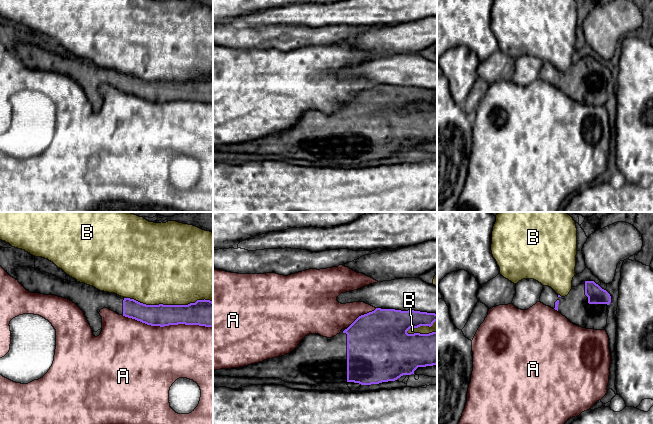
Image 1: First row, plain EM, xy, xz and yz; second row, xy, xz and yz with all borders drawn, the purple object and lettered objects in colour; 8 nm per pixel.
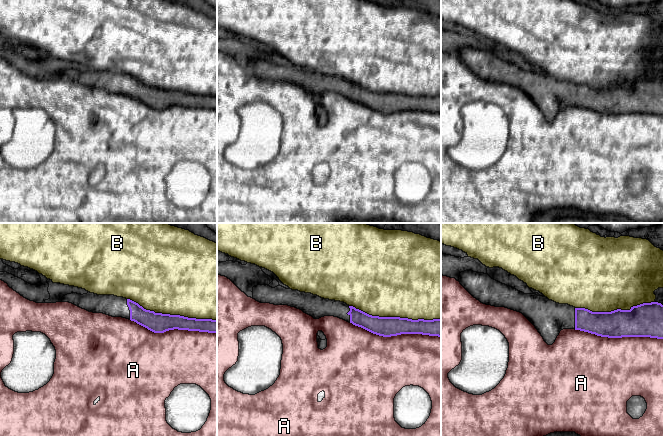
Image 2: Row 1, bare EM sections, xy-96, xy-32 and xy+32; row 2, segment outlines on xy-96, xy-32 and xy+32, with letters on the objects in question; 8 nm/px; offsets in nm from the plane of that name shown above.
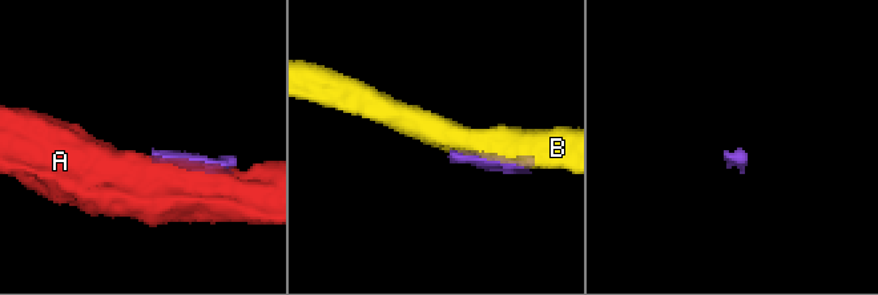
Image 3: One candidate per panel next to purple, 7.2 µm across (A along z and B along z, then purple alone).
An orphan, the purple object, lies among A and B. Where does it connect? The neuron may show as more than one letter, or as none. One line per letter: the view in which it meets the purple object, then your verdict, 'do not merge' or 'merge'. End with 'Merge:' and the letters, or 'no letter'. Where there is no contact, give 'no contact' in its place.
A: contact in xy; do not merge
B: contact in xy; do not merge
Merge: no letter

